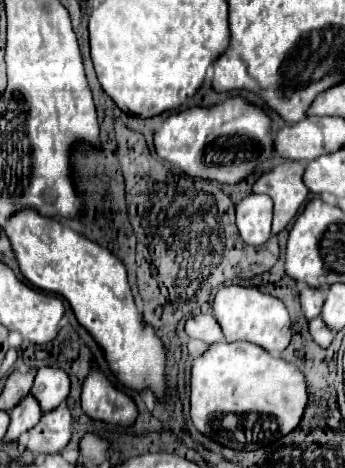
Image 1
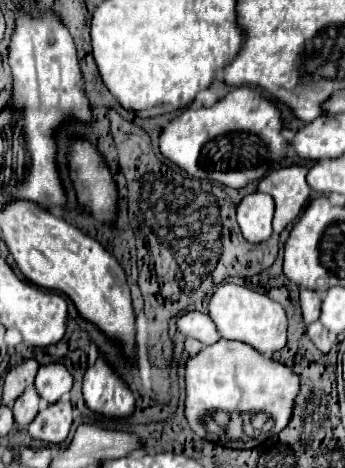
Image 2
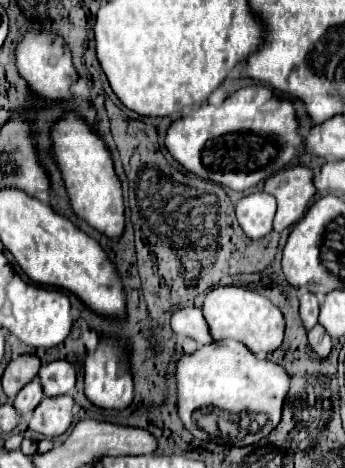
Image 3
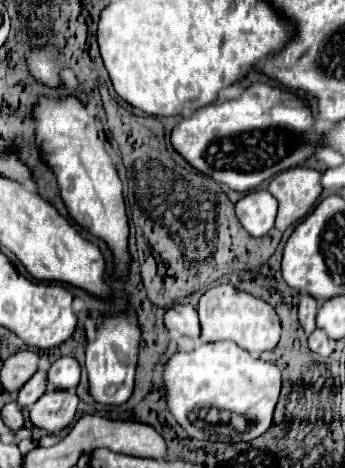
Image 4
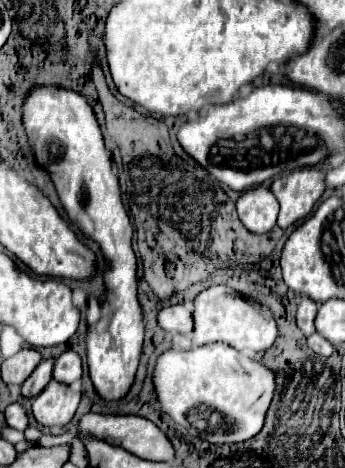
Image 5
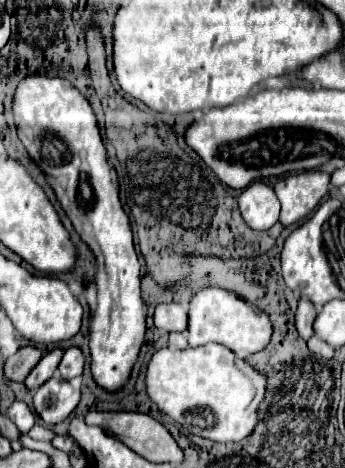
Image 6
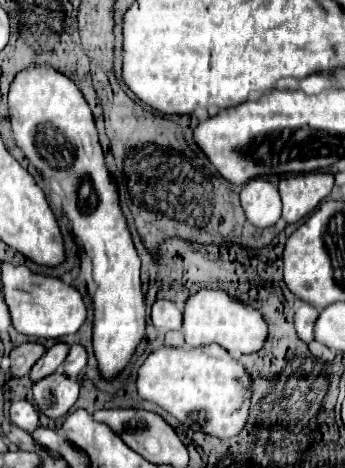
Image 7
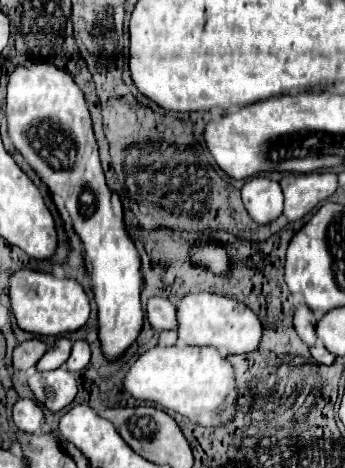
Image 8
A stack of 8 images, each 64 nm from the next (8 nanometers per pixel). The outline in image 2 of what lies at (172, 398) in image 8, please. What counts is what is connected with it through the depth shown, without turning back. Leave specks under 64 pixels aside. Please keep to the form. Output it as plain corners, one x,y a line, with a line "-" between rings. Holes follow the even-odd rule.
218,340
188,358
184,364
184,382
184,414
192,432
204,436
204,424
206,438
228,448
254,448
266,438
278,434
288,424
298,394
298,376
290,368
272,358
264,358
252,346
236,340
-
256,412
264,414
258,416
-
254,418
258,418
258,422
254,422
-
262,418
266,420
264,424
260,422

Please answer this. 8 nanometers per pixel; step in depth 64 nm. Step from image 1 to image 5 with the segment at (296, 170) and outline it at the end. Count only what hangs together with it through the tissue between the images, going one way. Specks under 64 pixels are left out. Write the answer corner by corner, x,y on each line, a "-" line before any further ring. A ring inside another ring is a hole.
302,168
276,178
270,190
280,202
278,226
288,228
314,210
326,190
326,174
316,168

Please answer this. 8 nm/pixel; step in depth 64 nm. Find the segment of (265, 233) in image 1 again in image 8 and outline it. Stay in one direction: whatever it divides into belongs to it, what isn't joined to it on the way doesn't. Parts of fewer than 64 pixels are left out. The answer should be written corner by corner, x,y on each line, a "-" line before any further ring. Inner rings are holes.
252,176
242,186
242,200
248,214
260,224
268,224
282,214
282,188
266,176

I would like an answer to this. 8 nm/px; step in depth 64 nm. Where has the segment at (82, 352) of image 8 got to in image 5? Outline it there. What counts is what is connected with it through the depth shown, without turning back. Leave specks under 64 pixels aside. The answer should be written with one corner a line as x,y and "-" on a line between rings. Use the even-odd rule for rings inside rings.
74,350
62,352
54,362
54,378
64,382
64,384
72,384
80,376
82,376
82,360
80,360
80,356

